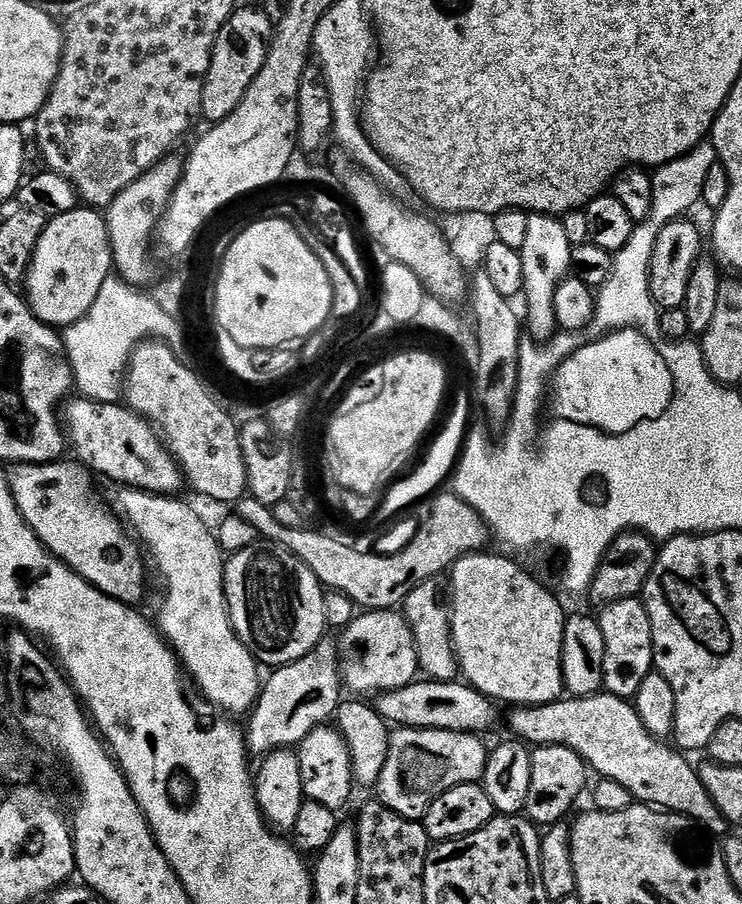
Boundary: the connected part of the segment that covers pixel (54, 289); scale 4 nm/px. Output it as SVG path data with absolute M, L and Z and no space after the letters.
M77 206L72 212L51 217L42 238L38 238L26 277L26 299L42 323L63 330L88 313L102 290L102 282L113 272L107 219L91 207Z

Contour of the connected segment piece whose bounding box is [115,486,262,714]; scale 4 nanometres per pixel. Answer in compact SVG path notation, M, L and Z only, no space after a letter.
M127 486L119 491L115 504L119 515L138 537L150 560L152 555L164 579L164 601L160 613L154 616L160 635L172 645L187 675L196 679L207 703L228 714L251 713L260 698L262 668L232 629L224 593L226 556L220 551L213 529L208 529L203 518L180 498L158 496Z

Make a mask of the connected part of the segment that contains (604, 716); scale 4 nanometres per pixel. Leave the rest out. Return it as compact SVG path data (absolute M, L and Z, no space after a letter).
M597 694L595 696L577 696L575 698L561 698L555 700L553 704L534 704L531 706L516 706L511 709L512 712L508 716L508 724L512 727L513 737L519 738L523 743L529 746L539 746L541 744L557 744L558 746L566 746L570 750L574 750L584 761L588 763L589 769L593 773L601 772L599 775L605 780L613 780L614 782L622 782L622 786L626 786L626 790L630 790L633 801L639 802L644 806L659 806L663 811L676 812L679 816L689 816L691 820L703 826L705 829L711 830L713 833L719 834L723 828L726 828L726 821L720 815L716 804L710 798L710 794L706 790L706 786L702 786L700 781L700 773L694 767L687 755L683 751L677 750L671 743L665 742L661 737L655 736L642 722L642 718L636 712L635 703L623 700L621 696L609 696L607 694Z

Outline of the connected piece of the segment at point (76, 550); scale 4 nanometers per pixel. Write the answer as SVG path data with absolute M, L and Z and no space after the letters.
M64 463L14 464L7 469L8 485L22 518L34 530L34 534L43 542L44 547L53 556L63 560L86 583L93 584L98 591L112 596L115 600L121 600L123 604L137 605L137 601L144 596L145 557L142 555L141 545L130 535L125 521L96 497L96 492L92 489L93 473L82 463Z

